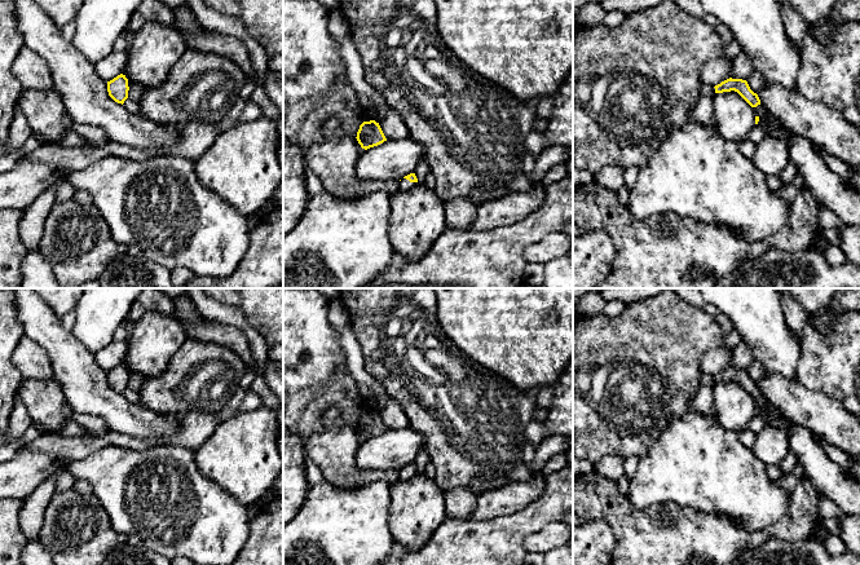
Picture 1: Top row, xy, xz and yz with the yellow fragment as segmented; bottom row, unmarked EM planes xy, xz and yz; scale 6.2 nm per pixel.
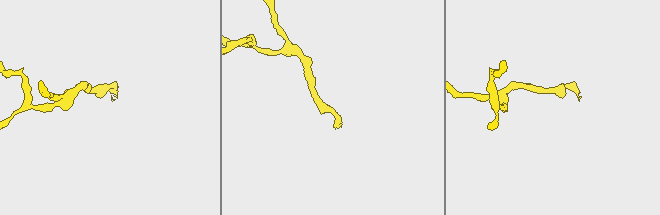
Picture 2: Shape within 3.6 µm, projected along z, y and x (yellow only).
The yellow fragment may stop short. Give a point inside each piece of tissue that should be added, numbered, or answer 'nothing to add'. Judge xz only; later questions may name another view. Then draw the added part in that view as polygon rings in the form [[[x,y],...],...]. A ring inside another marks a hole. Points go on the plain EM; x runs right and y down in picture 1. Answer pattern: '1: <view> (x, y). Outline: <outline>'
1: xz (404, 475). Outline: [[[402,468],[401,471],[398,471],[398,480],[407,481],[411,480],[415,474],[416,472],[410,472],[409,469]]]

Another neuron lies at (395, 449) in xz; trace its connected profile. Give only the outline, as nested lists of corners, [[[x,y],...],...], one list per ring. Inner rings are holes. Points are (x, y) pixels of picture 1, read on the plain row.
[[[410,427],[387,429],[363,441],[356,454],[356,464],[361,469],[394,468],[402,469],[414,463],[424,438]]]

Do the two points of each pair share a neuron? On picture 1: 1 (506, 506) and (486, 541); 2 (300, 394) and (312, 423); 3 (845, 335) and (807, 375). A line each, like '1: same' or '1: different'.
1: different
2: same
3: same

